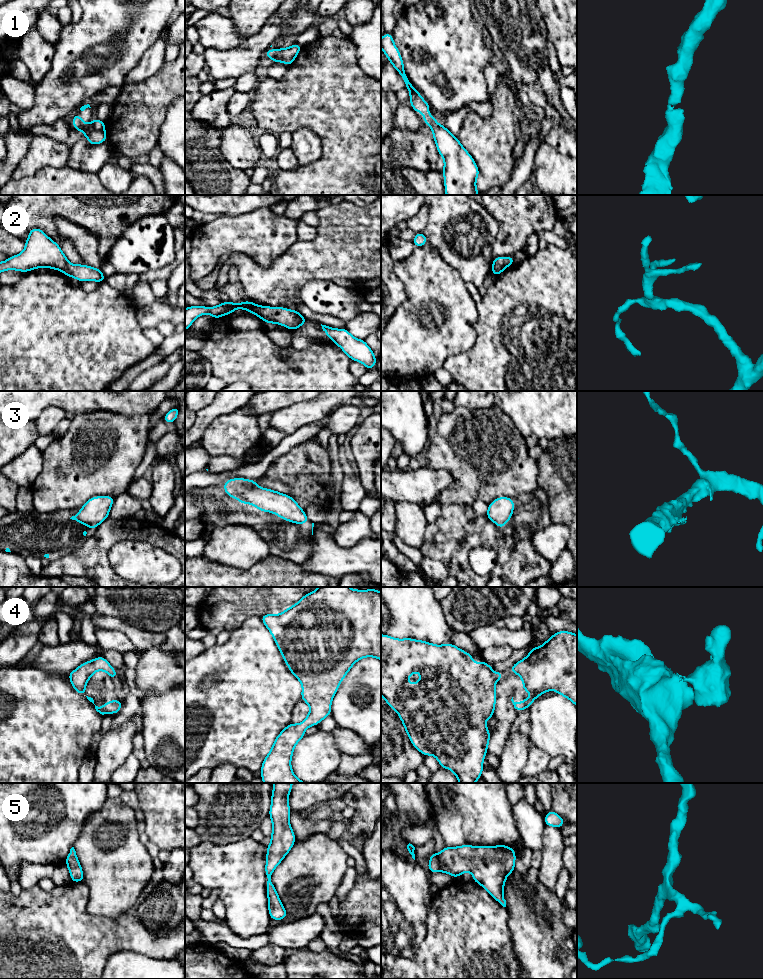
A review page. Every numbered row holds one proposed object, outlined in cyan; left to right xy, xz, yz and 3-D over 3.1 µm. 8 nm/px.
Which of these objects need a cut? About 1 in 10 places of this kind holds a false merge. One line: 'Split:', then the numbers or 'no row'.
Split: 2

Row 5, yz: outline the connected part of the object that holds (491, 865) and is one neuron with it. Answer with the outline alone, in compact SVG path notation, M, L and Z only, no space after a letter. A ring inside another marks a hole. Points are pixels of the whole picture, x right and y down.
M470 844L458 847L445 847L438 854L436 851L429 858L427 870L445 872L455 878L462 873L471 872L473 881L480 884L497 902L506 907L503 889L507 876L515 870L516 854L506 845L474 847Z

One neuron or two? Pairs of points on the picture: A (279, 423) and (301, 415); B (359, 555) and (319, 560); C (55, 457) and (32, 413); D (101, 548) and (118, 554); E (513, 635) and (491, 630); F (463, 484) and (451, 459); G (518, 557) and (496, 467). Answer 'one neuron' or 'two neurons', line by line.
A: one neuron
B: one neuron
C: two neurons
D: two neurons
E: one neuron
F: one neuron
G: two neurons

